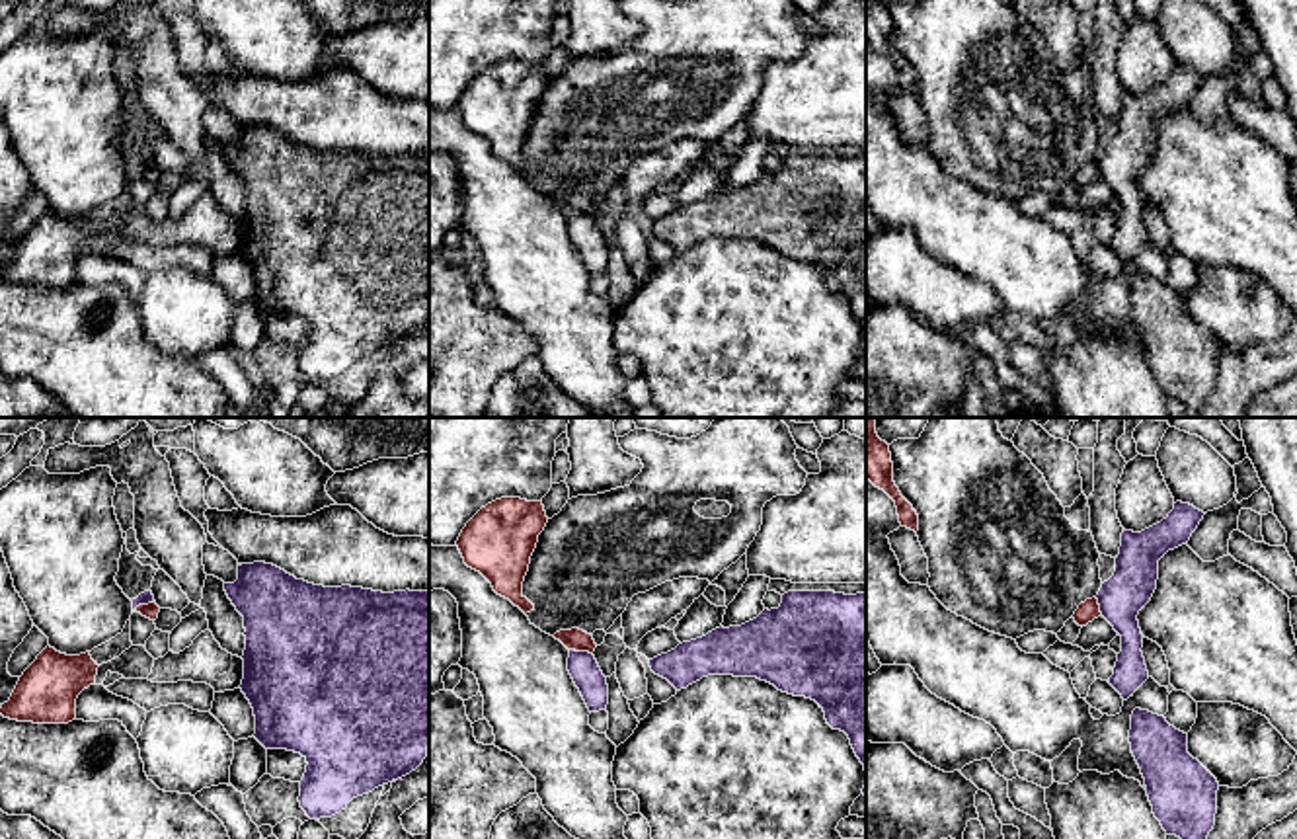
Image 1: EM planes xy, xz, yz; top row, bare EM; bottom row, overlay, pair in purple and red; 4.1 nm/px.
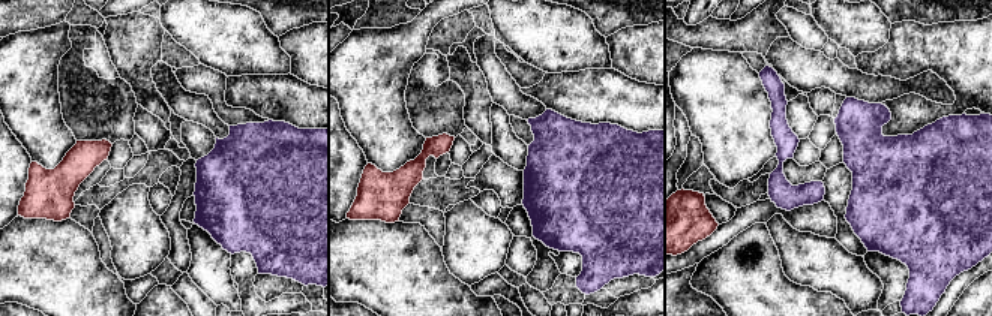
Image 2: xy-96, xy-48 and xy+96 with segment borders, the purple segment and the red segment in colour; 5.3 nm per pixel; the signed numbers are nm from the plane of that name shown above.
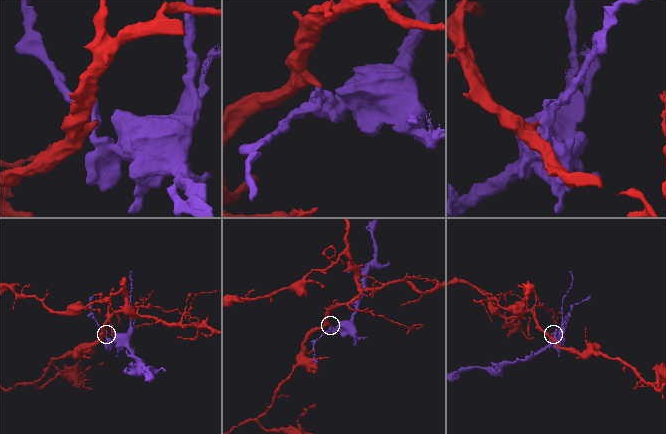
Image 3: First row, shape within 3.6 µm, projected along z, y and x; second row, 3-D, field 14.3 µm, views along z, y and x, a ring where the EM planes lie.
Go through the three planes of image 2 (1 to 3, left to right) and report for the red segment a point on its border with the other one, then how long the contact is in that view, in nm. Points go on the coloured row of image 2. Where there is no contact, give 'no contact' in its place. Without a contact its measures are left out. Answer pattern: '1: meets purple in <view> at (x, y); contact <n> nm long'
1: no contact
2: no contact
3: no contact

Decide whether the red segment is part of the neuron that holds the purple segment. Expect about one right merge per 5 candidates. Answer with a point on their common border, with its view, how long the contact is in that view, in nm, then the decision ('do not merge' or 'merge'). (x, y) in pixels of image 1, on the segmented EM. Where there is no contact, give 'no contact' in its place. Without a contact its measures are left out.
xy (143, 603) | 100 nm | do not merge

